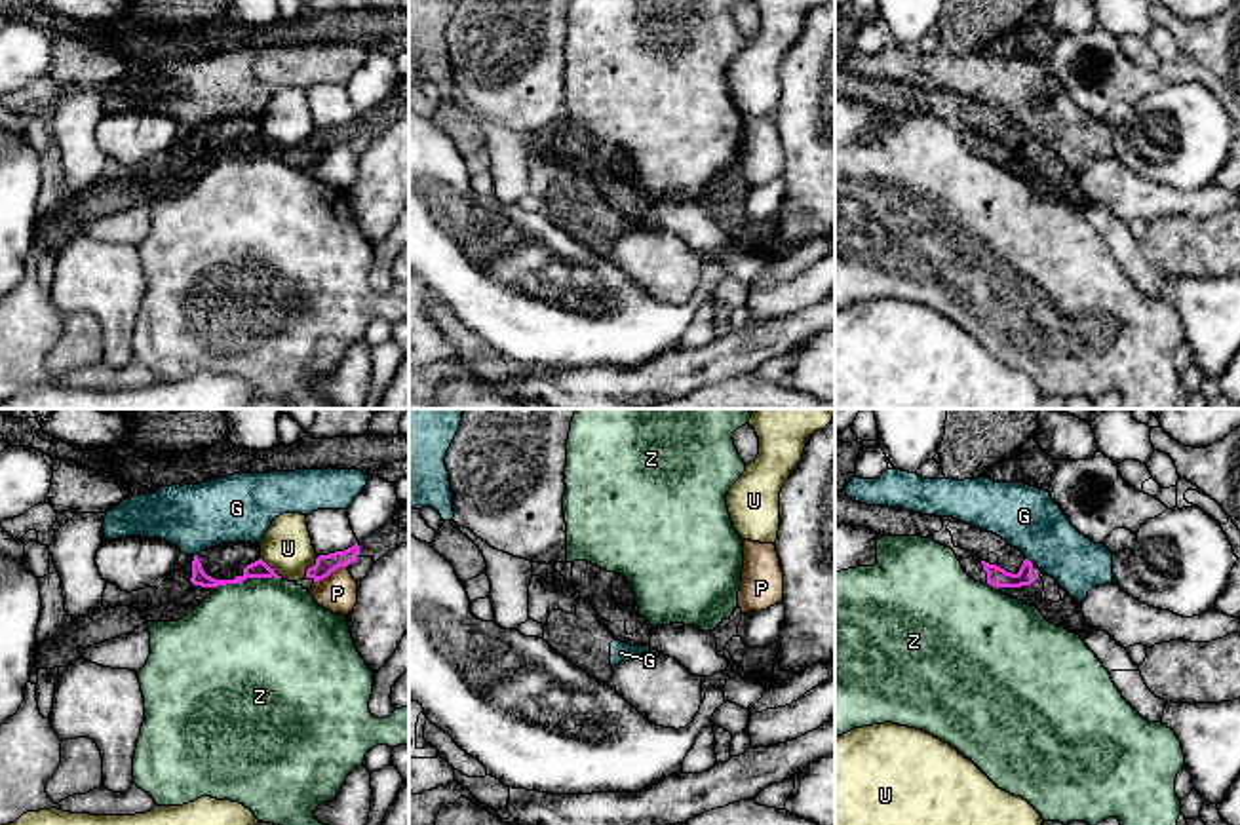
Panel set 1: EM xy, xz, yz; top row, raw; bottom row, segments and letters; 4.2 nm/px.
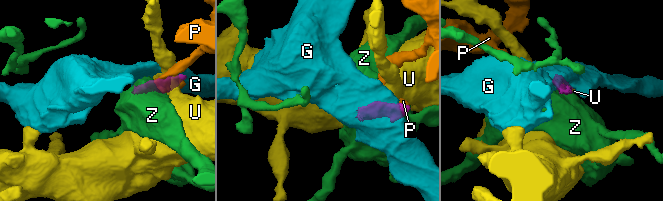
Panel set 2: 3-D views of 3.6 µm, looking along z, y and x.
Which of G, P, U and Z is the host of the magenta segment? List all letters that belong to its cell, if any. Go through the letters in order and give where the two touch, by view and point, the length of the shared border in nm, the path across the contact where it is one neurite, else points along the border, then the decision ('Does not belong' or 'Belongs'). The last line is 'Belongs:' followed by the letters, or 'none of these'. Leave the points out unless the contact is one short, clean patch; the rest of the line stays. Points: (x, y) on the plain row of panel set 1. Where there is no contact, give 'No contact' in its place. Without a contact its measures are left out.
G: Touches magenta at yz (1029, 135). Shared border 40 nm. Does not belong
P: Touches magenta at xy (329, 147). Shared border 160 nm. Does not belong
U: Touches magenta at xy (272, 143). Shared border 130 nm. Boundary: xy (261, 132), (282, 151). Does not belong
Z: Touches magenta at xy (248, 151). Shared border 280 nm. Does not belong
Belongs: none of these

